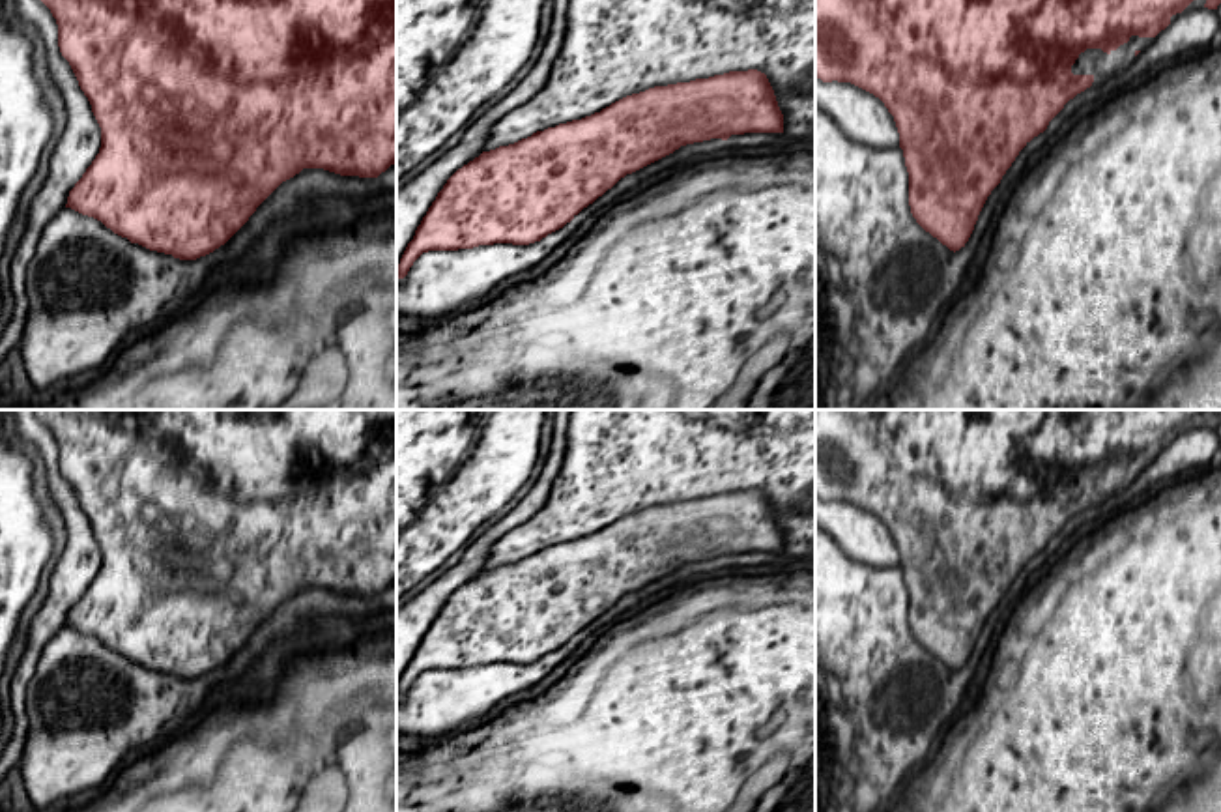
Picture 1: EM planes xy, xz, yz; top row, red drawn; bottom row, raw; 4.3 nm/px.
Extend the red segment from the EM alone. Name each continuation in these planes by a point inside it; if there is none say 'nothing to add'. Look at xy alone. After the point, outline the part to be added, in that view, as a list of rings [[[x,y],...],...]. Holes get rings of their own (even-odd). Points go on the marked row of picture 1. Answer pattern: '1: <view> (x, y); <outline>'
nothing to add

